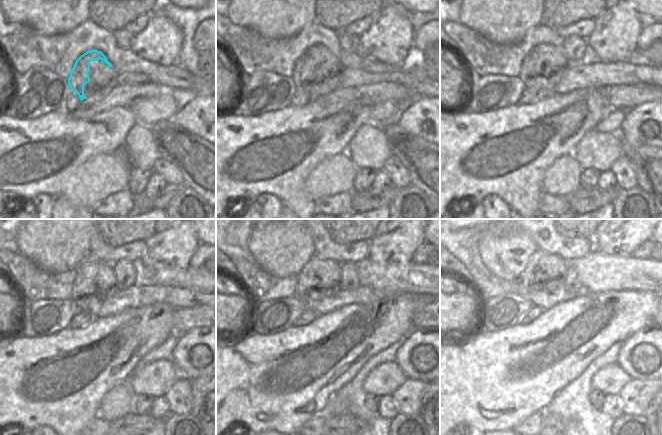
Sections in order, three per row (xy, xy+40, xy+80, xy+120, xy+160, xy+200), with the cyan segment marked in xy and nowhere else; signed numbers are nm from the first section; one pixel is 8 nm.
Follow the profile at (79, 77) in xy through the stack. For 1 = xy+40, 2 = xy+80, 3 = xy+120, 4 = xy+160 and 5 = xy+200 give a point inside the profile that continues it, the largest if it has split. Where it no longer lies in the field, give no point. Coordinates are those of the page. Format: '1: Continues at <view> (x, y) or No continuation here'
1: Continues at xy+40 (302, 76)
2: Continues at xy+80 (543, 51)
3: Continues at xy+120 (95, 271)
4: Continues at xy+160 (321, 271)
5: Continues at xy+200 (542, 267)

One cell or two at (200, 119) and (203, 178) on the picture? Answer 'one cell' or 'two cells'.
two cells

